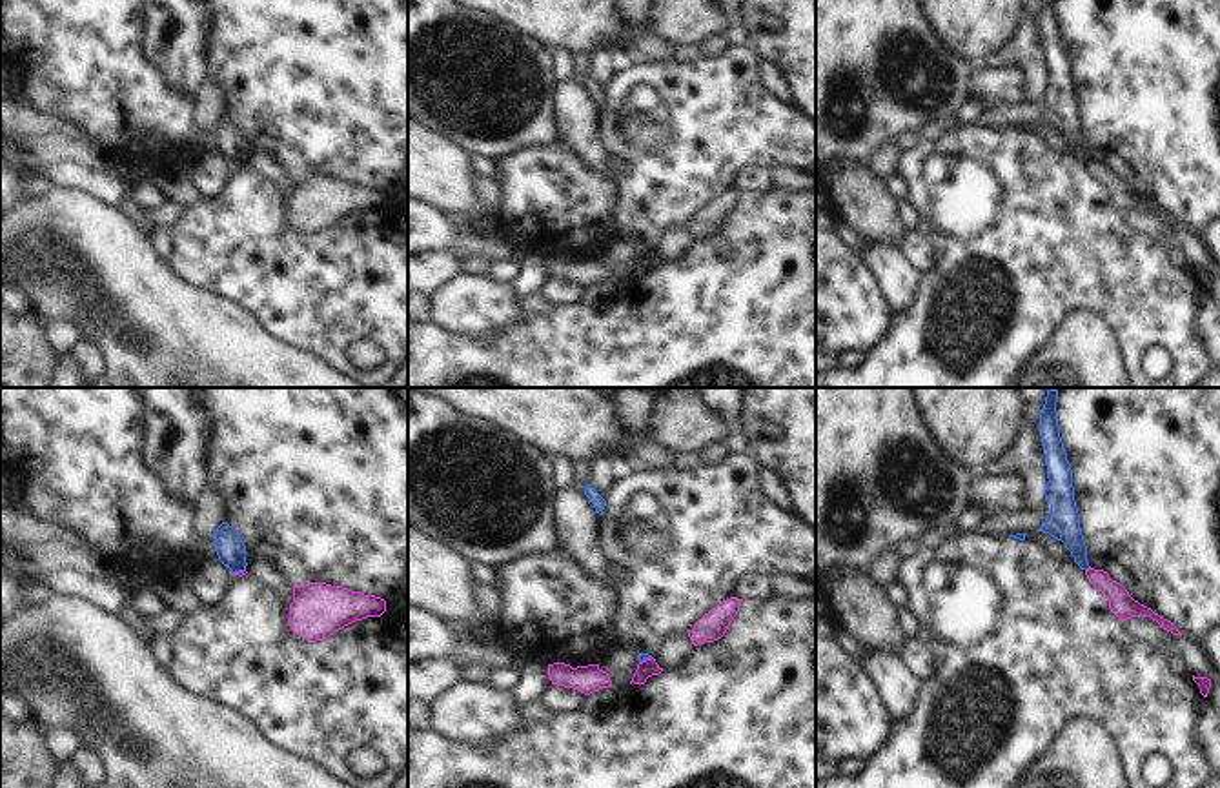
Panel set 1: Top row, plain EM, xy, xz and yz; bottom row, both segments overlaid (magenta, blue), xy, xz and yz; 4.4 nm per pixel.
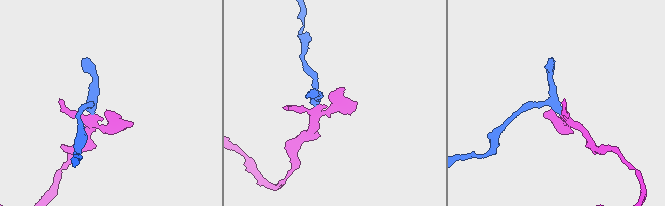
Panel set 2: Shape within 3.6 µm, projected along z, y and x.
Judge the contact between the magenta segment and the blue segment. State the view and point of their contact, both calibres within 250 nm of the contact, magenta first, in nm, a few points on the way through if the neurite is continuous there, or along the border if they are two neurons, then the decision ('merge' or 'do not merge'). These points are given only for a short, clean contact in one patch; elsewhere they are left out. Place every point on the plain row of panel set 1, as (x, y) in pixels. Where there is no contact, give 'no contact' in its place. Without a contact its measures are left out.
contact yz (1089, 161); calibres 110 and 150 nm; border yz (1089, 159), (1086, 162); do not merge

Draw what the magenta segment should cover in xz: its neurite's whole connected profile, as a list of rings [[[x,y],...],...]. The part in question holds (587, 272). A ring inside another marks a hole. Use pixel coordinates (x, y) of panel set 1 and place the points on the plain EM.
[[[554,255],[548,257],[548,269],[552,277],[574,280],[585,288],[612,278],[608,266],[603,264],[599,257],[572,260],[570,257],[564,255]]]

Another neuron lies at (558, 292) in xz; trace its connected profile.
[[[552,277],[544,286],[544,297],[554,306],[575,306],[585,300],[586,291],[588,288],[561,277]]]

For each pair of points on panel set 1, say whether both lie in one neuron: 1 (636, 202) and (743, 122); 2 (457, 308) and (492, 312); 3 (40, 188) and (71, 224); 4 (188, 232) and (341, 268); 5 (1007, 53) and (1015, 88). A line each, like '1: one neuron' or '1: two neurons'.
1: one neuron
2: one neuron
3: two neurons
4: one neuron
5: two neurons

